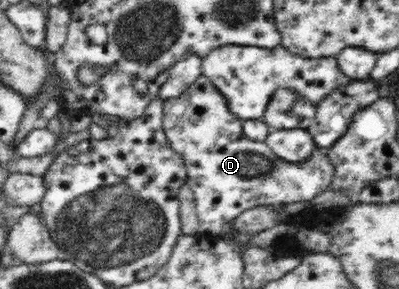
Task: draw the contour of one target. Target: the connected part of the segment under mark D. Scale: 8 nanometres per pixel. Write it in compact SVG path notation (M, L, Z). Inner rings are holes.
M203 75L181 95L163 101L161 124L164 125L165 136L172 148L184 158L185 171L188 173L186 184L191 188L196 201L199 222L197 233L218 235L221 221L233 223L238 214L254 206L311 201L329 188L333 173L336 172L324 149L314 150L309 158L299 163L286 162L278 158L266 142L248 139L244 135L242 120L230 112L222 93Z

